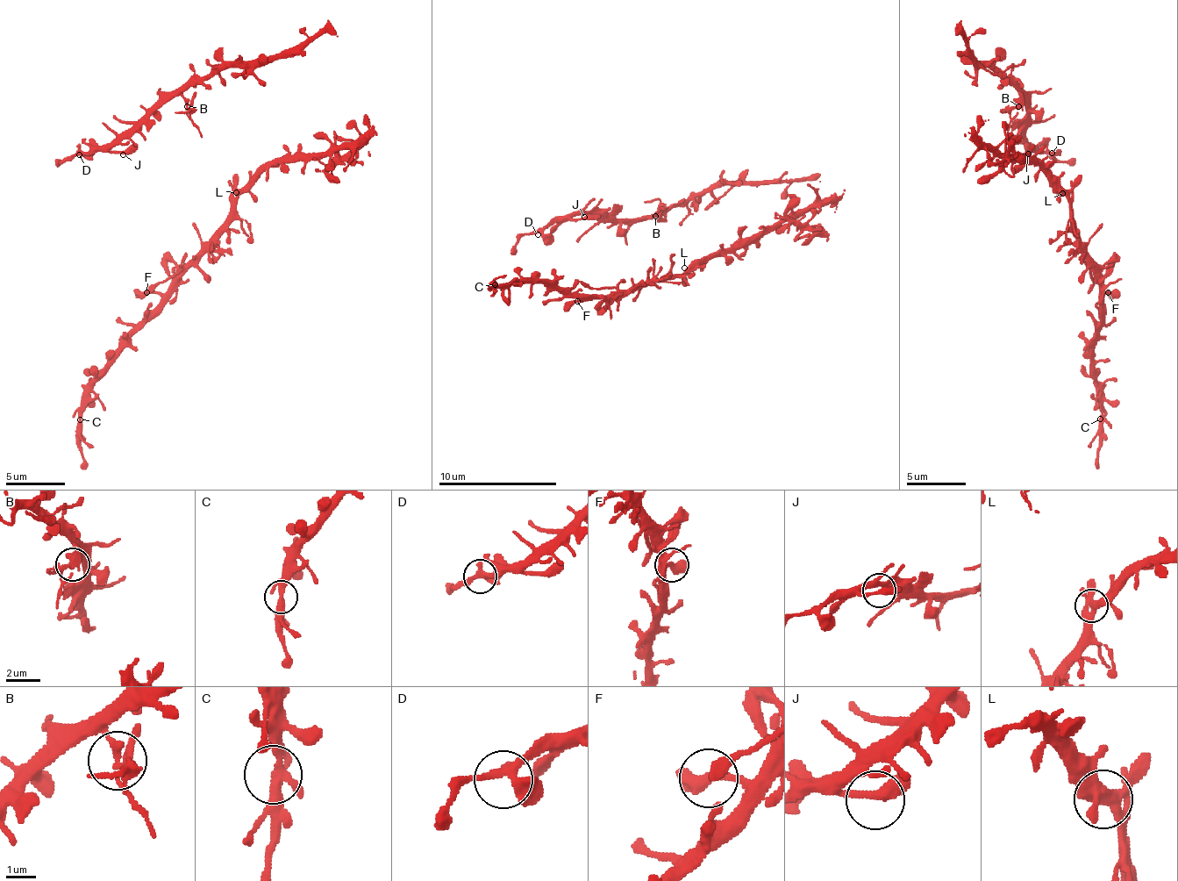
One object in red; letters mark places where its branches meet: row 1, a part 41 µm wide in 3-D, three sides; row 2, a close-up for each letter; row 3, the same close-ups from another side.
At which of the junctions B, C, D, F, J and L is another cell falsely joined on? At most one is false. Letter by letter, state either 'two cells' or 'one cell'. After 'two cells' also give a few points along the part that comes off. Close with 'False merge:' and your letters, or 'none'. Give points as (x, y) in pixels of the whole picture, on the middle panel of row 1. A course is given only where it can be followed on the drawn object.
B: two cells; foreign part runs (655, 217), (666, 208)
C: one cell
D: one cell
F: one cell
J: one cell
L: one cell
False merge: B

